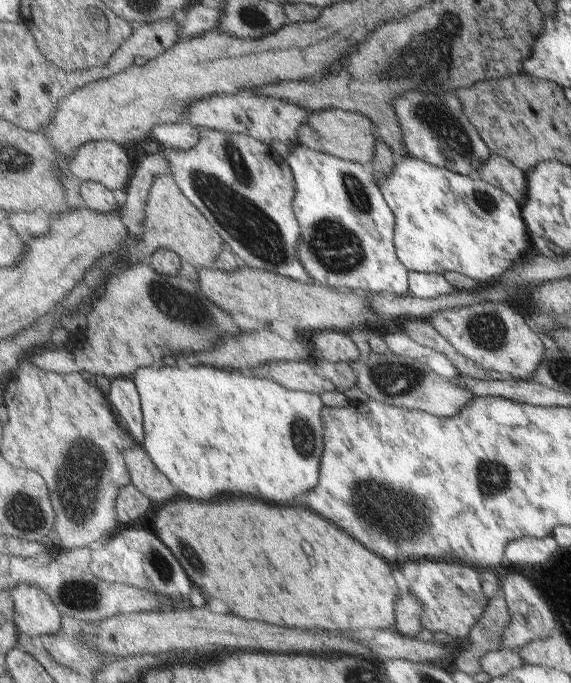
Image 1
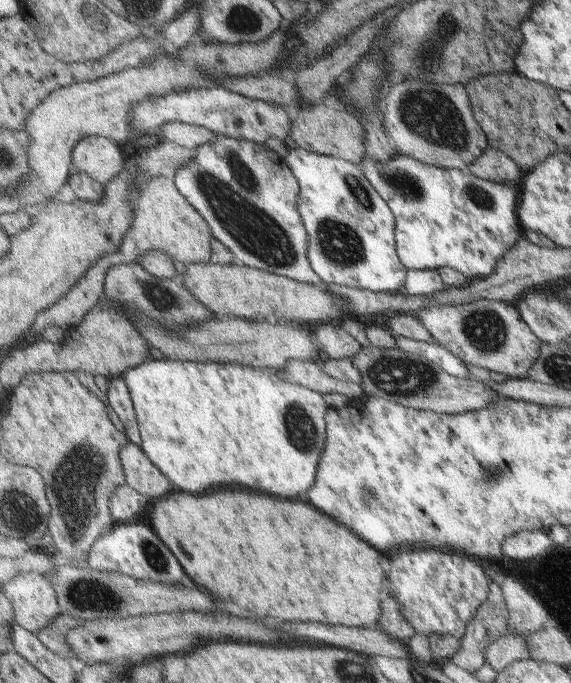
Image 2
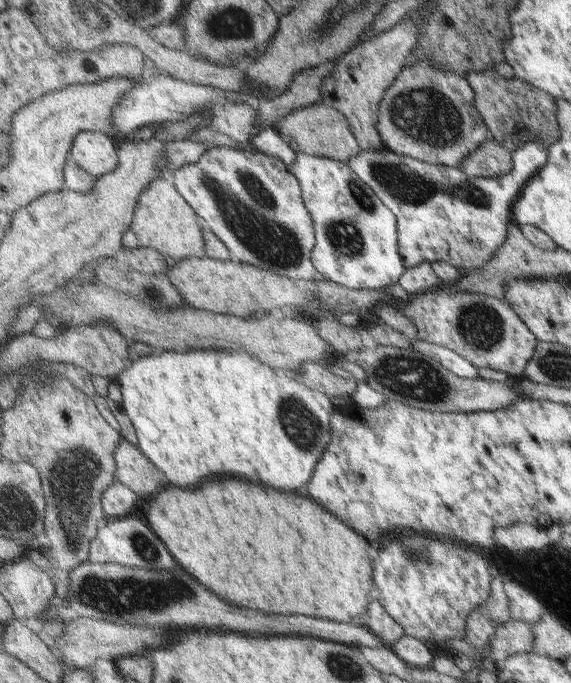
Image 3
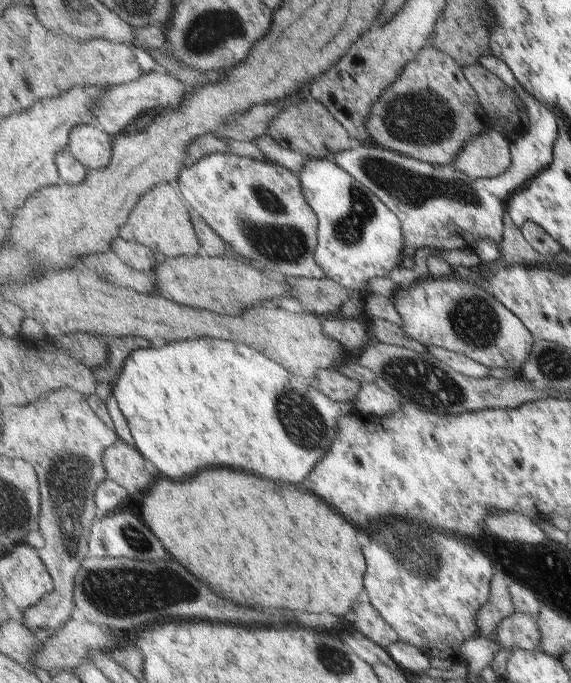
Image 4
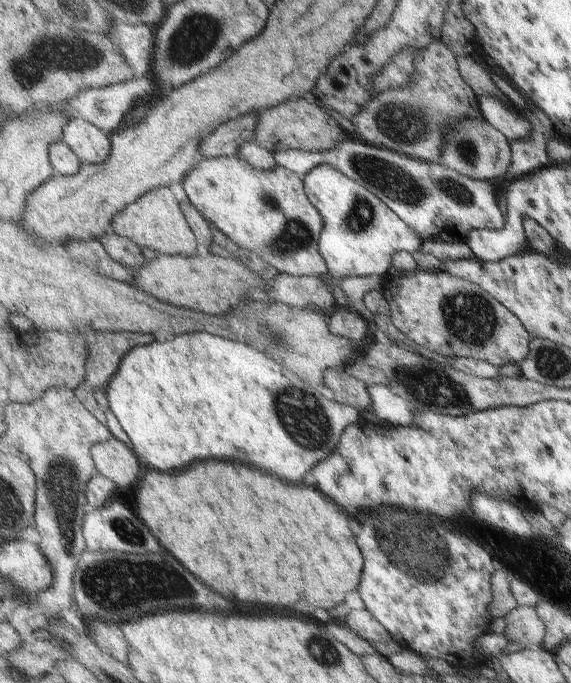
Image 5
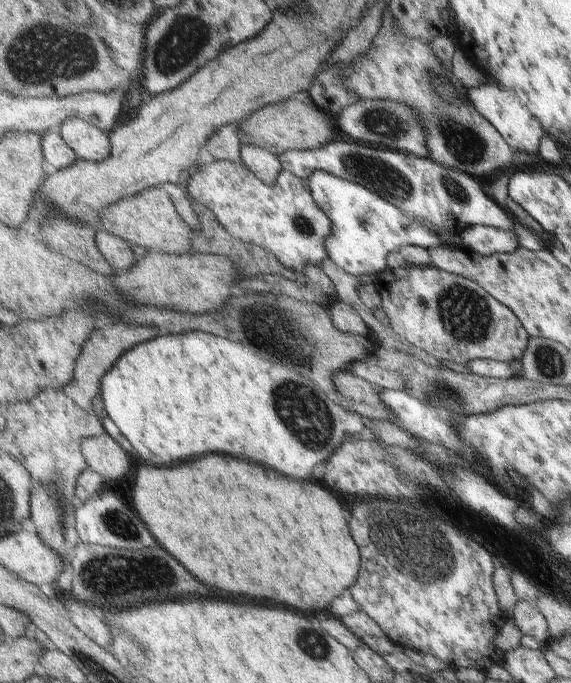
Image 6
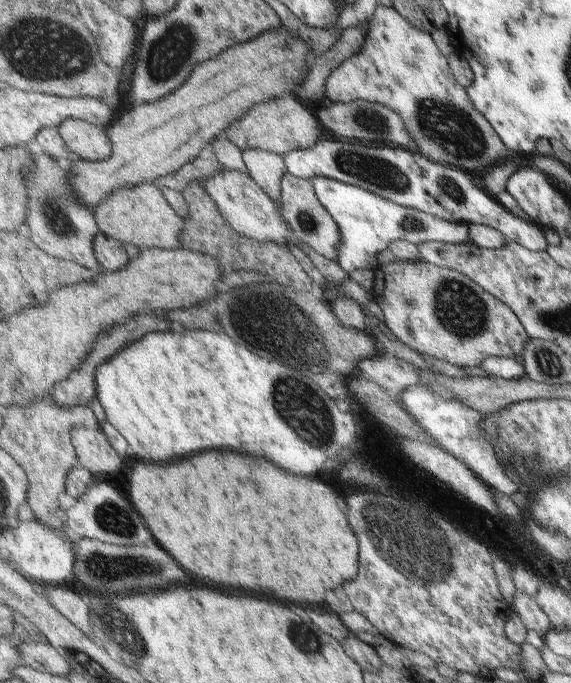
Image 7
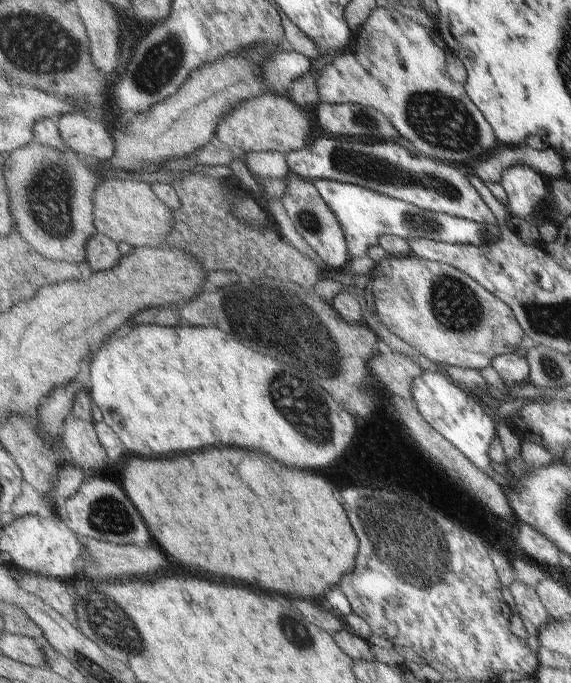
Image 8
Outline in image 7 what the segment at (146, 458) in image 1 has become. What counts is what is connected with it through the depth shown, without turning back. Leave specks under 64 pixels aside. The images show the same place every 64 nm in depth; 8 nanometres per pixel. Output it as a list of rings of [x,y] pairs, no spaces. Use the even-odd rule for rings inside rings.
[[[73,428],[73,444],[79,454],[79,466],[89,468],[97,478],[105,478],[121,470],[123,460],[101,428]]]

